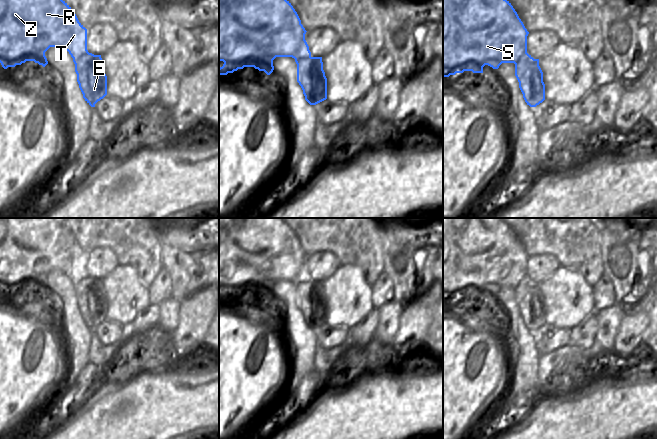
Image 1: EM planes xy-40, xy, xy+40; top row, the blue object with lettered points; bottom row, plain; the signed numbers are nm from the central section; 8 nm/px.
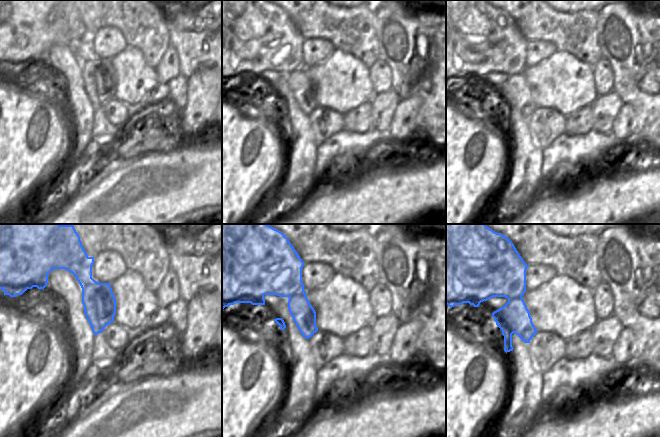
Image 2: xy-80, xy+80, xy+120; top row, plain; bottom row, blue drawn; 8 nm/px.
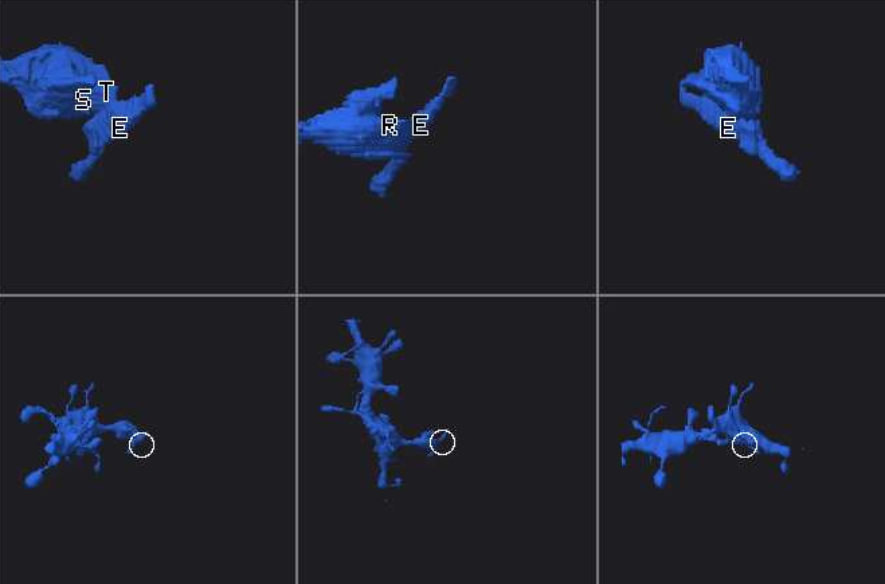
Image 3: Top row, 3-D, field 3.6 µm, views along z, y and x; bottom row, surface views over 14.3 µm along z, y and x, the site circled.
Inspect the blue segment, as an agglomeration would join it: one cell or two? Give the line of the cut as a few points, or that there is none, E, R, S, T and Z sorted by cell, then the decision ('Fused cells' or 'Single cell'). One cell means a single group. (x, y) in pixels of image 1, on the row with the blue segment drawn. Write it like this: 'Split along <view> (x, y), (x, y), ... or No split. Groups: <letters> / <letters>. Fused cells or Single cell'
Split along xy (310, 56), (295, 59). Groups: E / R S T Z. Fused cells

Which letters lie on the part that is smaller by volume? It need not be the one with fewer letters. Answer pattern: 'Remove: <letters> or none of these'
Remove: E

